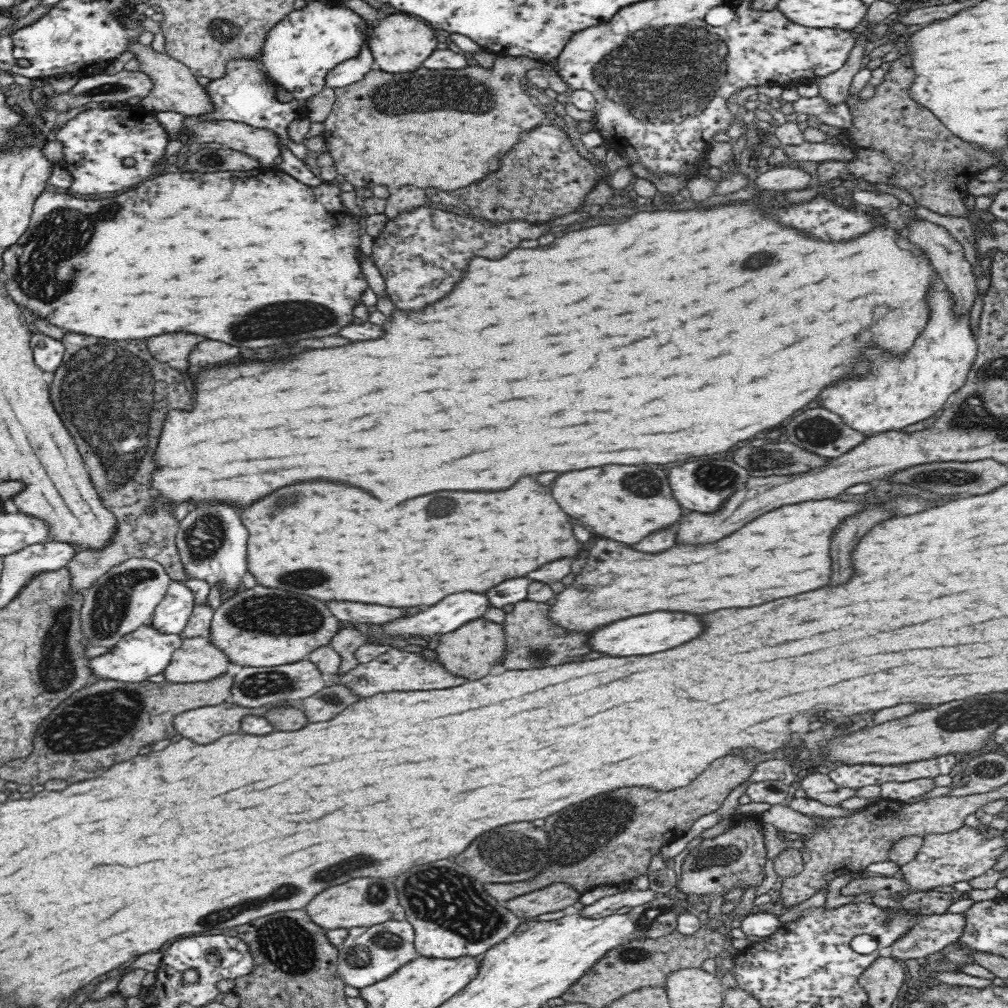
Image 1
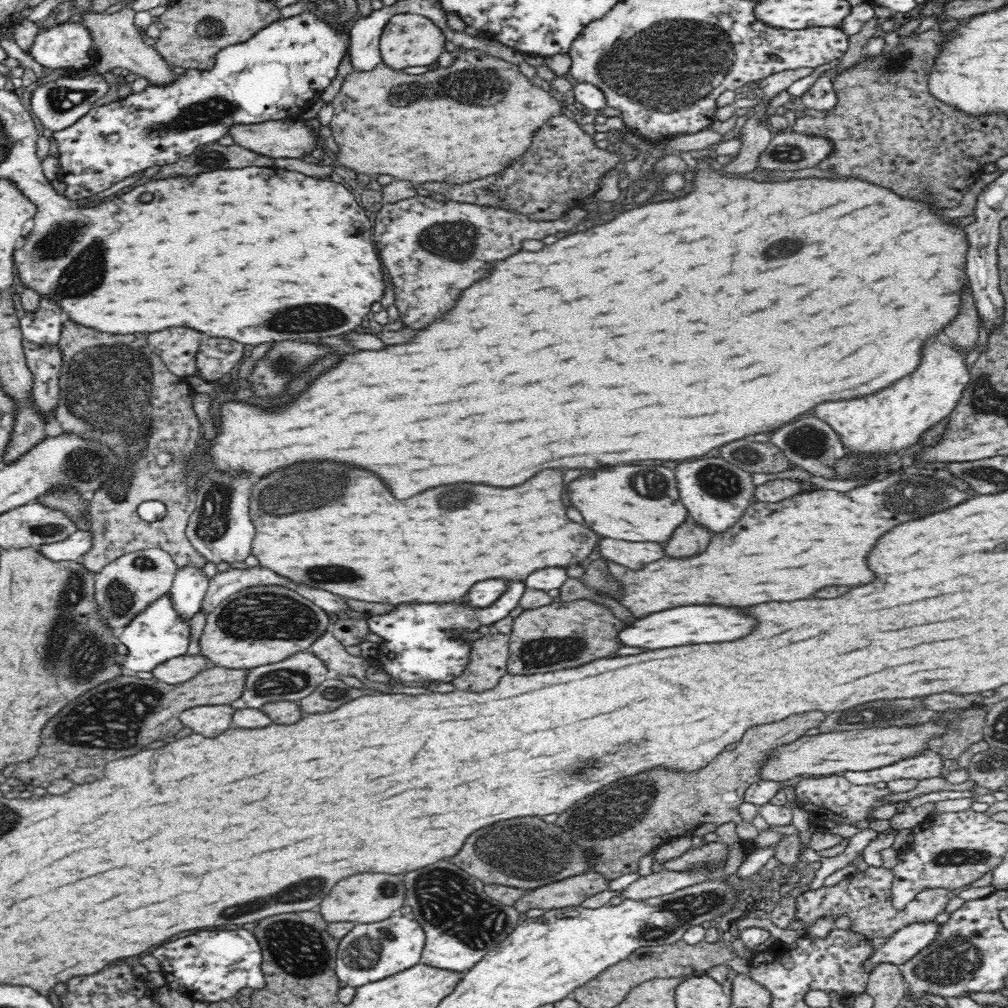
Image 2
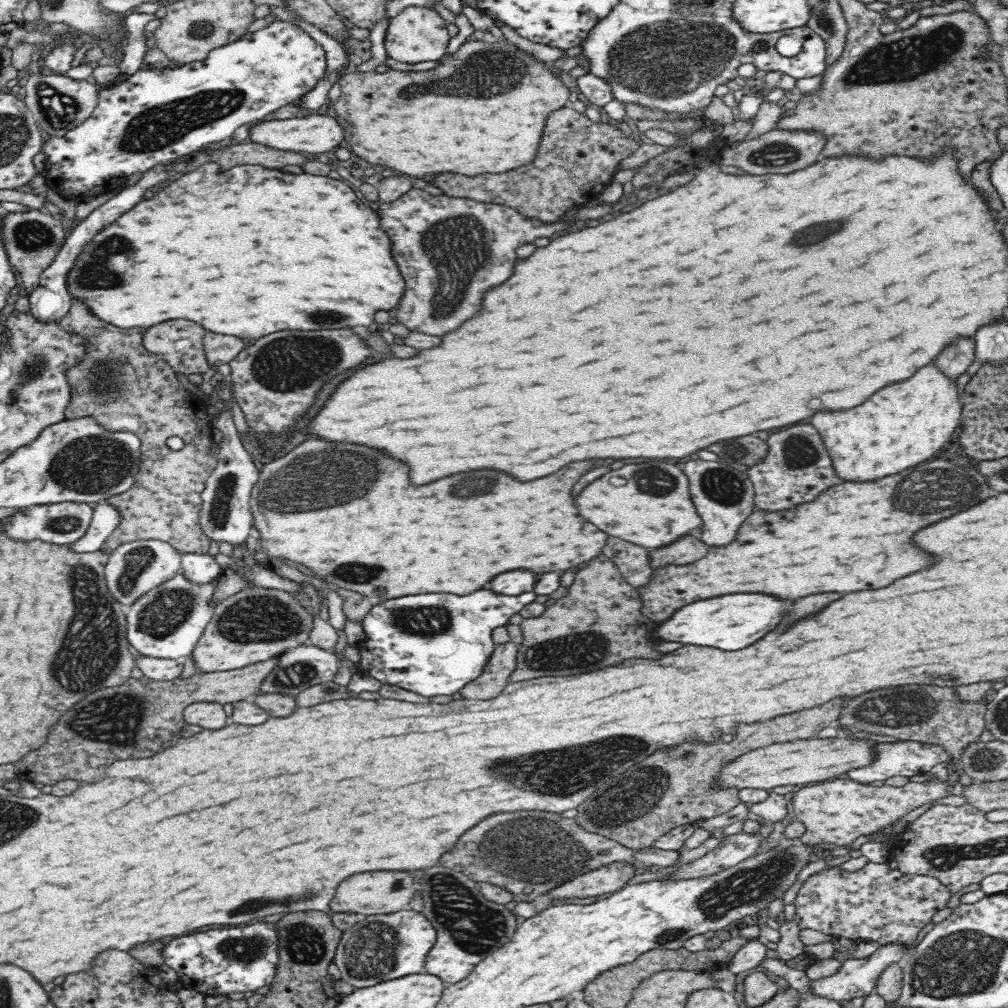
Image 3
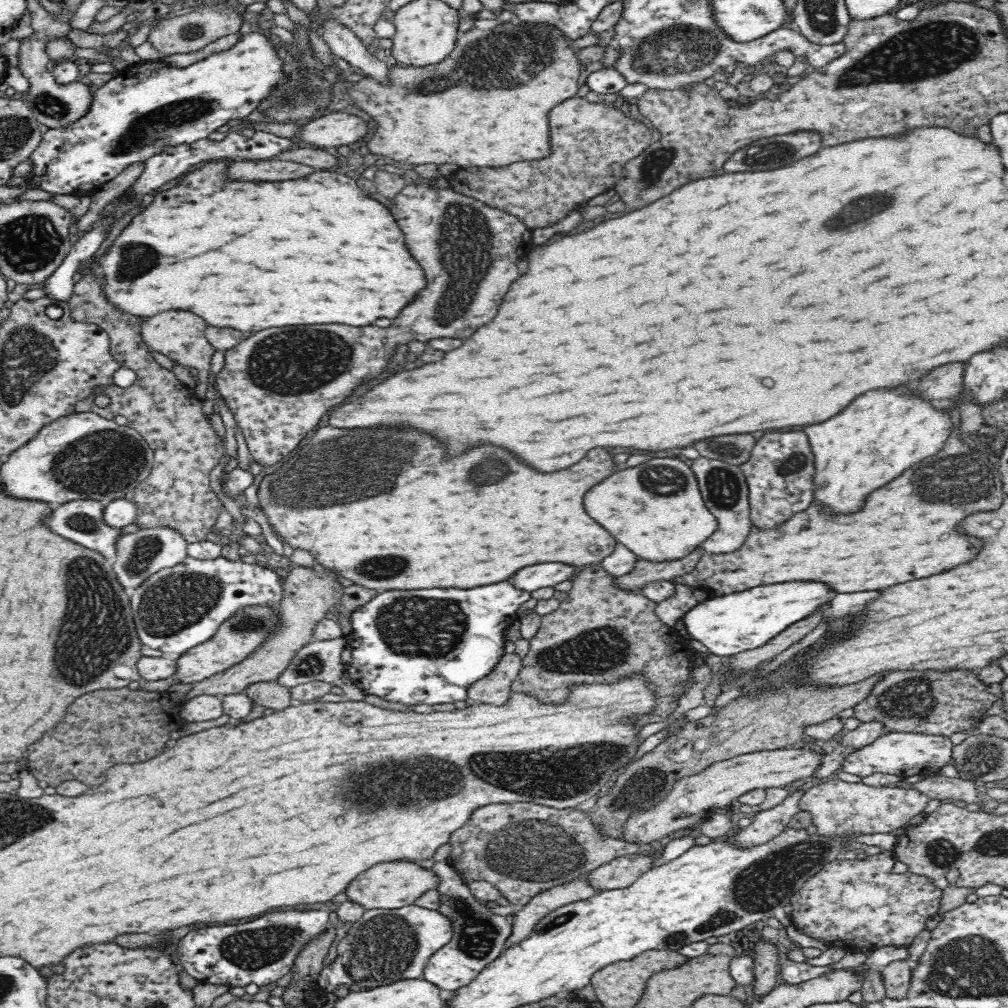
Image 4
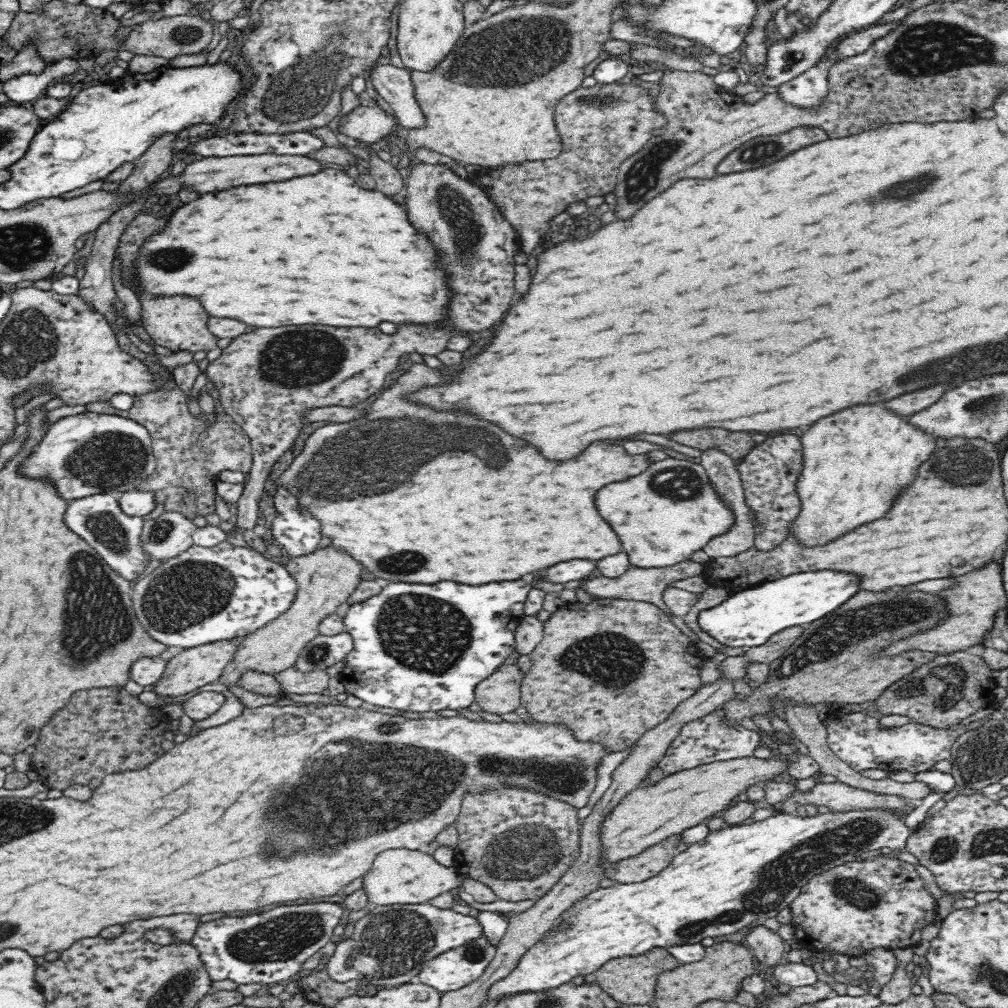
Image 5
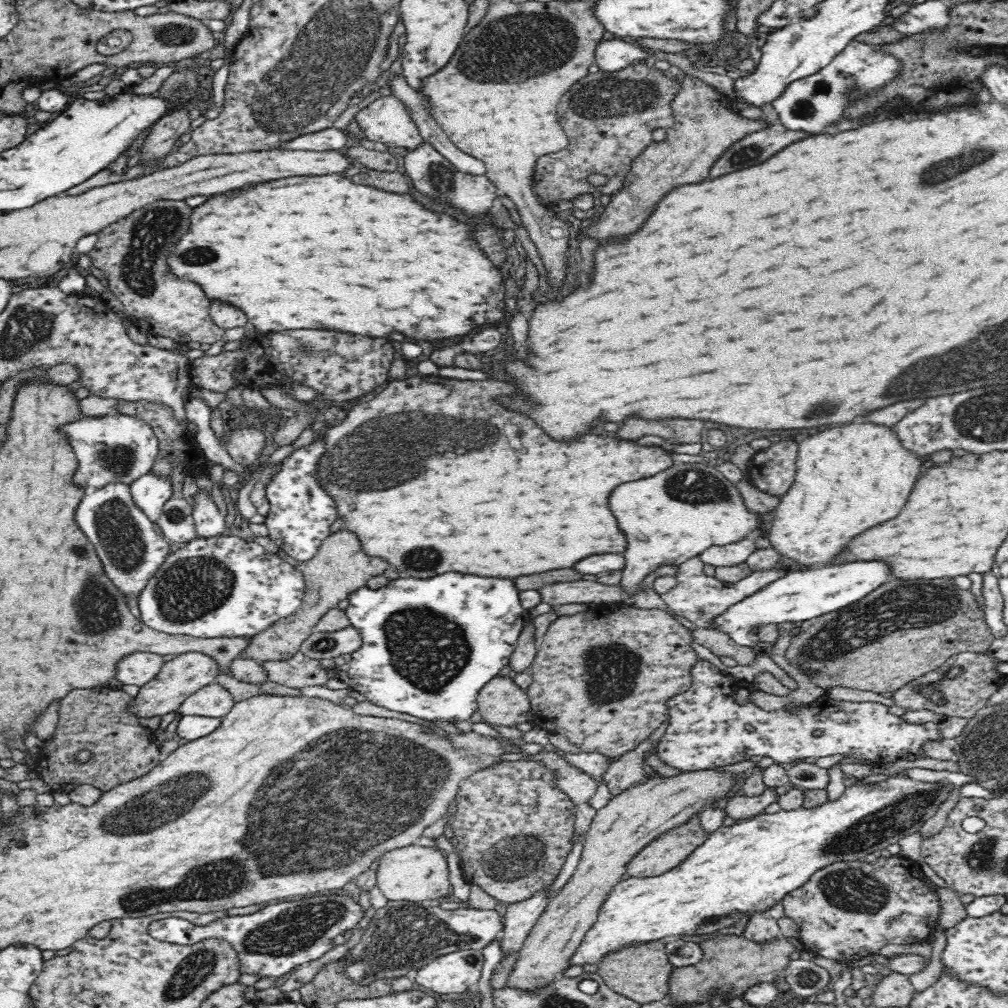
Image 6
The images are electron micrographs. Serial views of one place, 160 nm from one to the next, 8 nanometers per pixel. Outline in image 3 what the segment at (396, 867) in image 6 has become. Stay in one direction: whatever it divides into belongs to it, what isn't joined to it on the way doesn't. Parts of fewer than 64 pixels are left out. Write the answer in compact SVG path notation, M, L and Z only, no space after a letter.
M364 872L346 878L338 886L329 909L330 913L356 913L362 916L393 913L407 908L414 892L414 880L408 872Z

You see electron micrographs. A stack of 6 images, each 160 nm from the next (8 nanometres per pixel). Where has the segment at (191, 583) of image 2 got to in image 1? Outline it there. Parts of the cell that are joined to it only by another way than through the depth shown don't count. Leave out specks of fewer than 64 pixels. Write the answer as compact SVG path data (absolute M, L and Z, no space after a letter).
M172 581L164 598L154 608L150 625L158 633L180 634L192 614L194 598L185 582Z

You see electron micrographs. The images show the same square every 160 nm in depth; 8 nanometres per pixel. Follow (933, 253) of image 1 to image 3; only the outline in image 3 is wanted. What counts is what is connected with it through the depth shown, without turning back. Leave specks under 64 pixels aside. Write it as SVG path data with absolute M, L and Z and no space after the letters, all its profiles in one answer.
M960 338L940 352L936 364L946 376L957 380L958 376L964 374L975 359L976 349L975 338Z

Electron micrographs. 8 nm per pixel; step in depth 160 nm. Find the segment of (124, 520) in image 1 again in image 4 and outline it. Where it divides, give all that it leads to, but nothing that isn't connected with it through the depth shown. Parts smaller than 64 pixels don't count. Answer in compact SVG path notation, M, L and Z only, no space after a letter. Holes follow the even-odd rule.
M86 271L81 273L77 278L73 295L68 303L72 320L80 323L97 324L102 327L102 330L106 331L109 336L110 355L114 357L114 361L118 363L118 366L130 368L136 373L136 379L132 385L122 388L114 384L108 386L98 384L88 396L82 398L82 402L77 402L74 406L76 413L79 413L86 406L88 410L99 414L106 420L117 420L128 425L128 427L138 431L146 439L146 443L150 445L154 464L148 478L138 484L129 495L124 496L124 499L136 503L136 520L132 524L137 525L139 530L170 528L178 532L187 545L206 542L209 531L216 524L223 506L216 493L212 491L210 472L224 458L224 446L212 429L209 415L202 412L200 406L196 408L190 406L192 400L198 400L196 396L192 396L194 391L182 383L170 370L164 369L156 363L141 335L142 324L140 322L143 322L143 320L136 322L134 316L122 316L122 311L118 311L114 305L110 305L106 301L106 295L104 295L104 291L102 291L102 287L96 281L95 276ZM101 394L110 399L109 404L105 407L99 407L94 403L96 396Z

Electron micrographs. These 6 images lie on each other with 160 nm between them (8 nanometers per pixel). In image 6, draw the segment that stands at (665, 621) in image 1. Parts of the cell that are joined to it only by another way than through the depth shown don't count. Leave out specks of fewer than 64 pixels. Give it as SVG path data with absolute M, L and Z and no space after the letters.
M850 562L842 566L823 566L790 571L786 576L768 584L745 600L728 606L722 614L710 620L710 628L726 633L740 646L753 647L760 641L758 631L767 624L781 622L804 622L817 616L837 611L850 606L853 602L864 599L876 588L890 580L888 566L884 562Z

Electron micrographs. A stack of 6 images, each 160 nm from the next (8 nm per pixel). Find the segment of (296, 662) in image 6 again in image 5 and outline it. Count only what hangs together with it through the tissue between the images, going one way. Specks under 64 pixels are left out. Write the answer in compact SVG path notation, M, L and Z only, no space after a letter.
M294 667L273 674L281 684L284 693L290 694L320 694L328 688L330 675L326 671L300 672Z

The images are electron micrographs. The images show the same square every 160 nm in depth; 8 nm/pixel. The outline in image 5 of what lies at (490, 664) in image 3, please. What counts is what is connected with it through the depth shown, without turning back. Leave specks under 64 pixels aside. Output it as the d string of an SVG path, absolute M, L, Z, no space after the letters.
M502 664L494 674L474 688L476 704L492 714L508 714L520 706L520 686L524 673L516 664Z

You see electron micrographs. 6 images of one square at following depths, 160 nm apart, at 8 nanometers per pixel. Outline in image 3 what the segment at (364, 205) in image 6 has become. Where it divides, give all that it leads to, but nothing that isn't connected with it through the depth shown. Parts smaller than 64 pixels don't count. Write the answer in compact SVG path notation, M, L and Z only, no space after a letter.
M204 164L192 174L186 174L166 188L160 188L154 198L140 200L132 210L112 220L112 224L100 226L92 240L88 240L86 246L78 252L70 270L66 272L66 291L71 300L78 299L90 308L90 313L96 319L118 328L150 328L166 320L182 318L194 320L202 328L216 334L258 340L280 330L340 330L346 326L370 326L378 310L390 310L398 306L404 292L404 280L400 278L400 272L390 256L390 238L384 236L378 216L370 208L366 208L358 200L358 196L340 180L337 176L292 176L280 170L268 170L264 166L236 166L230 170L222 170L218 164Z

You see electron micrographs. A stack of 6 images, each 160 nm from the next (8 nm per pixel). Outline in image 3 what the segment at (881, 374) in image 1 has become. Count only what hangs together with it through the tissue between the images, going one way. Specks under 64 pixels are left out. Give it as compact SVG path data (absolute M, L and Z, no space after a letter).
M928 364L910 380L880 390L868 404L840 412L818 412L808 422L820 432L842 480L870 482L927 461L949 440L960 421L962 407L956 380Z

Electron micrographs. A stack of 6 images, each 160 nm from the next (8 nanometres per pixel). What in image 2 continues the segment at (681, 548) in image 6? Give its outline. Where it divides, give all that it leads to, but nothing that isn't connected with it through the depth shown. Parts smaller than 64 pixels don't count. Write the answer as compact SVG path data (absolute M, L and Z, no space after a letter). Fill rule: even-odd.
M612 466L608 470L582 474L568 484L568 498L572 506L582 512L588 526L604 538L628 542L666 542L688 518L684 504L678 500L674 472L664 466ZM656 496L668 498L656 502Z

